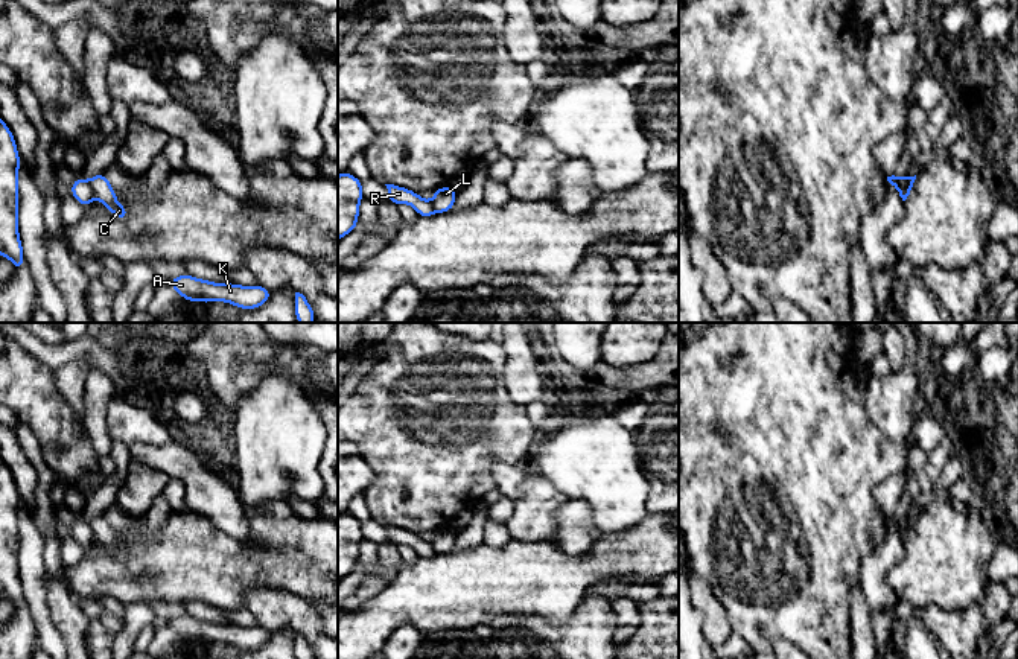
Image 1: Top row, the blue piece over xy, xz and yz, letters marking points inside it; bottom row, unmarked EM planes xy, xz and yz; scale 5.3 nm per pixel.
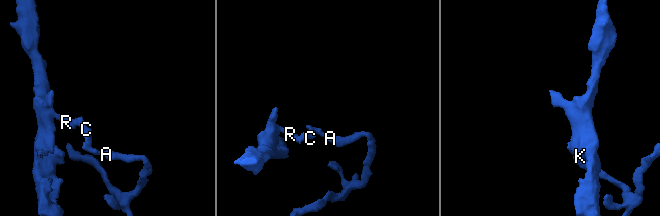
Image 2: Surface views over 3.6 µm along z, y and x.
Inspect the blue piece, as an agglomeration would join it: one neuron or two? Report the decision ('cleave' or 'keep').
cleave

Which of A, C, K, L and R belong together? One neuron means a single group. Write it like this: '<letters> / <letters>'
A C K L / R

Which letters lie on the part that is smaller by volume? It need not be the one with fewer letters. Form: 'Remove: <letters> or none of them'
Remove: A, C, K, L

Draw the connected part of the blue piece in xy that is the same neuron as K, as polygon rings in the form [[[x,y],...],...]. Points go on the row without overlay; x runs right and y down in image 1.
[[[186,613],[170,619],[167,626],[172,627],[186,642],[224,642],[245,651],[263,647],[272,636],[272,632],[259,626],[242,627],[236,624],[216,624],[196,619]]]

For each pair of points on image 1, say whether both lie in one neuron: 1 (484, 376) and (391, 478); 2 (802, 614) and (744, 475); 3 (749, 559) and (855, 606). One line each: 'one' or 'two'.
1: one
2: one
3: two

